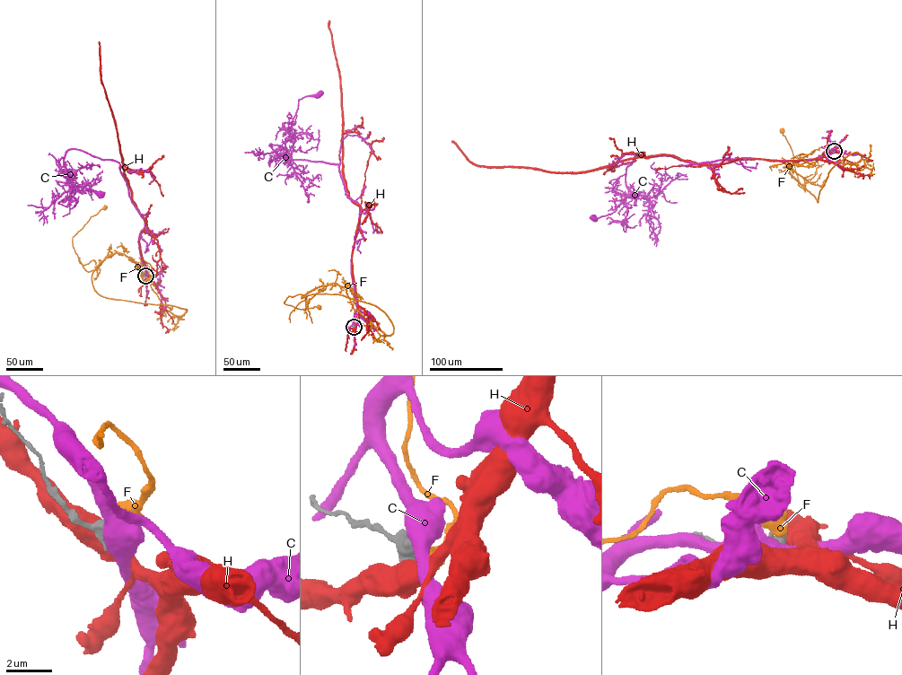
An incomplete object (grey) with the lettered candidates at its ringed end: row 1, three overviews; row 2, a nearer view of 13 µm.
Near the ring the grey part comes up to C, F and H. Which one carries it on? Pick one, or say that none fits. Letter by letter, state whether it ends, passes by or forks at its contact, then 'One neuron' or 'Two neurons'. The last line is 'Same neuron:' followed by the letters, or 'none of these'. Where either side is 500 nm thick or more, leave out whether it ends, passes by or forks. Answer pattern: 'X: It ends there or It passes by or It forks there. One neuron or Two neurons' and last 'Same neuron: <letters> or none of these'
C: Two neurons
F: One neuron
H: Two neurons
Same neuron: F

